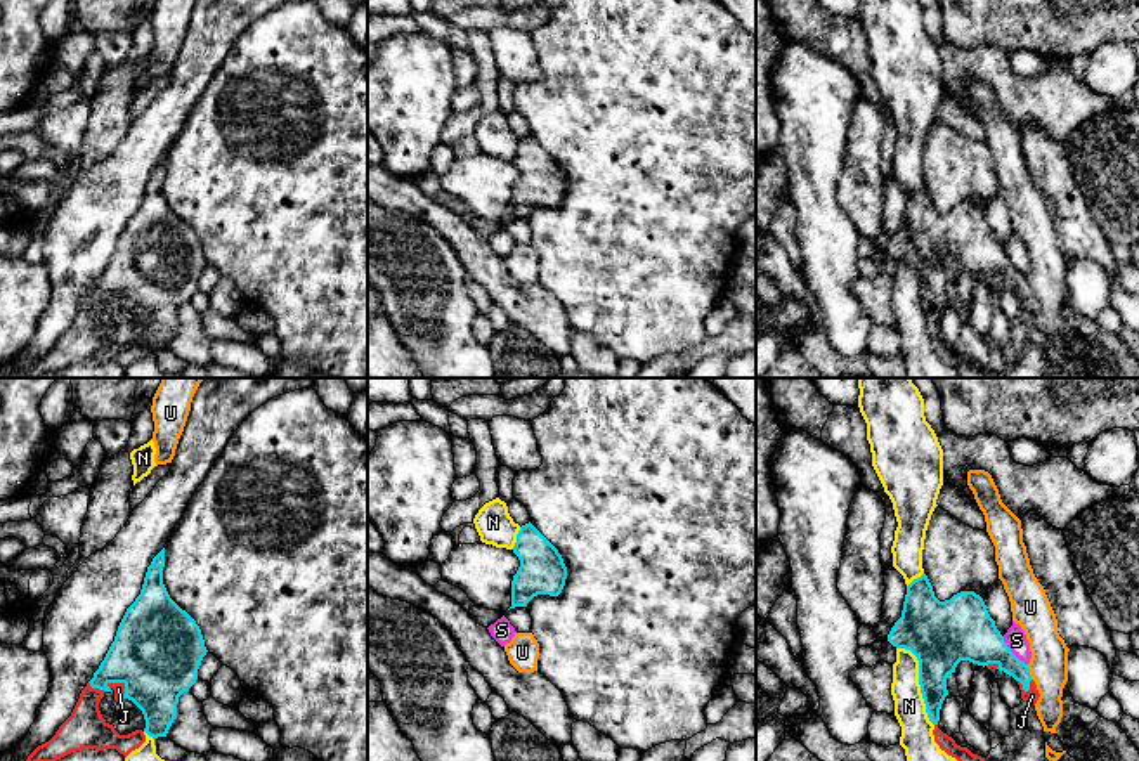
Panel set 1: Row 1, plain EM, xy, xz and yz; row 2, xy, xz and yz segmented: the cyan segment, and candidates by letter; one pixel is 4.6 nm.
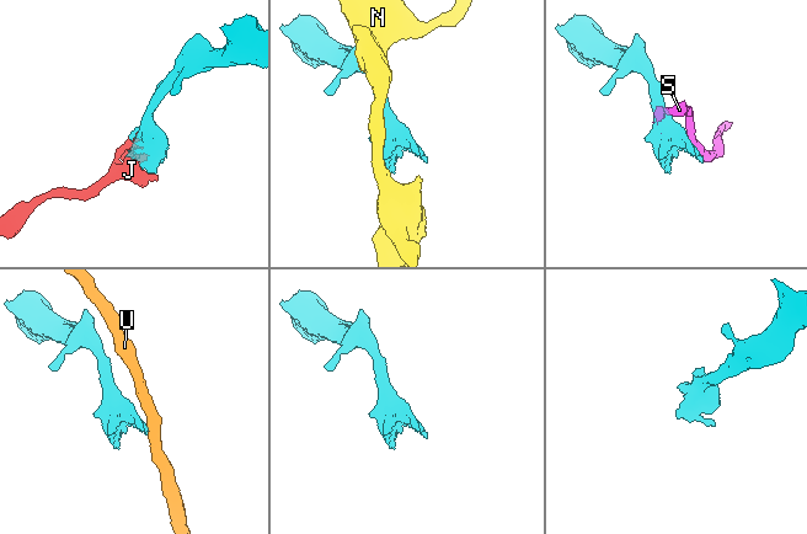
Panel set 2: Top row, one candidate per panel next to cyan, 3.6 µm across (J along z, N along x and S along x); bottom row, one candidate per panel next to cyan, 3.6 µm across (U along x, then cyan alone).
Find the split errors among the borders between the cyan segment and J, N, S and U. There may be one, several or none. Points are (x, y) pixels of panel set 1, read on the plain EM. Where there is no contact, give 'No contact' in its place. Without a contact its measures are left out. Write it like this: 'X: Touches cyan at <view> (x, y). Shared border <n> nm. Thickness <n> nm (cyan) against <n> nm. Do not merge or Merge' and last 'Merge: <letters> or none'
J: Touches cyan at xy (125, 297). Shared border 110 nm. Thickness 420 nm (cyan) against 50 nm. Merge
N: Touches cyan at yz (919, 293). Shared border 400 nm. Thickness 300 nm (cyan) against 140 nm. Do not merge
S: Touches cyan at yz (1011, 264). Shared border 180 nm. Thickness 280 nm (cyan) against 100 nm. Do not merge
U: Touches cyan at yz (1028, 283). Shared border 80 nm. Thickness 190 nm (cyan) against 180 nm. Do not merge
Merge: J

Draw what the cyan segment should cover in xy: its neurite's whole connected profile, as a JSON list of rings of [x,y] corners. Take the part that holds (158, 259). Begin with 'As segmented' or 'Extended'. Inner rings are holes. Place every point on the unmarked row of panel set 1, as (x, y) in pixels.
Extended. [[[165,159],[153,170],[151,177],[147,179],[140,206],[127,220],[118,237],[114,253],[111,255],[99,281],[94,284],[94,289],[81,302],[71,328],[59,338],[59,341],[49,354],[38,357],[28,367],[24,378],[33,378],[36,374],[55,374],[57,371],[81,361],[95,361],[95,362],[116,361],[120,366],[127,369],[132,362],[139,361],[146,354],[147,347],[154,350],[154,357],[158,348],[166,348],[177,328],[179,309],[184,303],[189,303],[189,300],[196,295],[198,281],[208,262],[205,258],[205,251],[196,232],[170,210],[163,196],[163,179],[165,179]],[[106,303],[113,303],[116,314],[123,310],[132,312],[142,322],[146,340],[135,341],[128,347],[120,347],[114,341],[114,338],[102,329],[99,322],[99,312]]]

